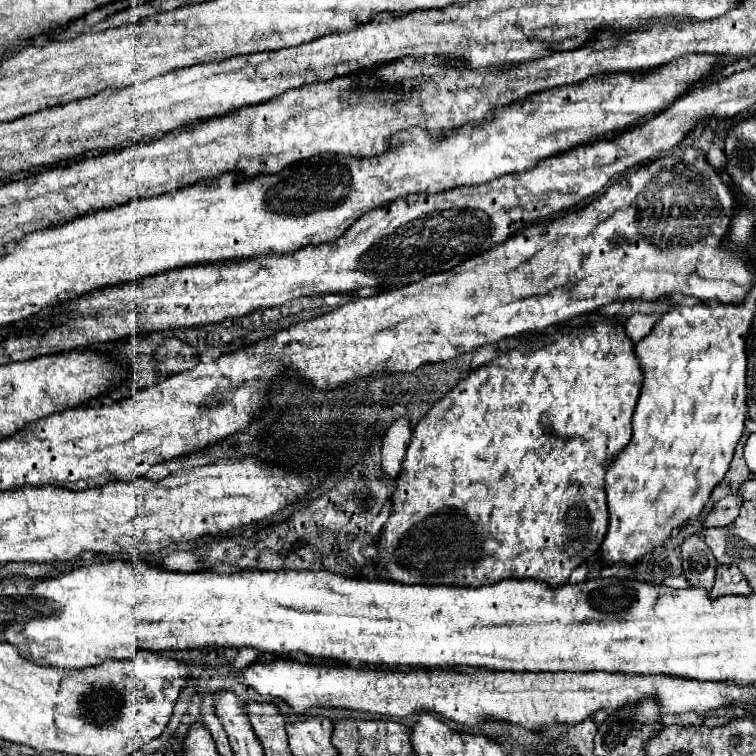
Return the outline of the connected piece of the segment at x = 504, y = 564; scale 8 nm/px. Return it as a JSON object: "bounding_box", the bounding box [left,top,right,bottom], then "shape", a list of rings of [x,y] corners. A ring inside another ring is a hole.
{"bounding_box":[374,318,642,588],"shape":[[[600,318],[592,324],[588,324],[586,328],[572,328],[568,332],[558,332],[556,334],[556,342],[544,346],[544,348],[538,348],[538,350],[526,350],[526,352],[519,353],[514,351],[512,353],[504,353],[506,357],[500,357],[502,353],[499,353],[497,358],[492,362],[492,370],[490,370],[490,364],[486,366],[480,366],[478,370],[470,372],[466,378],[462,378],[440,402],[436,402],[430,412],[416,424],[414,432],[412,432],[412,440],[406,448],[406,456],[404,456],[404,462],[402,462],[402,472],[398,474],[398,488],[396,492],[390,496],[392,500],[392,512],[390,512],[390,518],[388,522],[384,524],[382,528],[382,534],[376,542],[376,550],[378,550],[378,556],[374,558],[374,566],[376,566],[376,578],[380,578],[380,572],[386,572],[386,578],[388,580],[394,580],[394,582],[404,582],[404,584],[442,584],[442,586],[486,586],[486,584],[494,584],[498,582],[500,578],[532,578],[532,580],[540,580],[540,582],[546,582],[548,586],[556,588],[556,586],[562,586],[566,584],[570,572],[584,564],[586,560],[590,560],[596,550],[600,548],[602,540],[604,540],[604,534],[608,530],[608,510],[606,510],[606,492],[604,492],[604,474],[606,474],[606,464],[620,452],[624,450],[624,446],[630,442],[630,436],[632,436],[632,426],[630,426],[630,420],[632,420],[632,412],[634,412],[634,406],[638,402],[638,394],[640,394],[640,388],[642,388],[642,370],[638,366],[638,358],[634,354],[634,344],[632,340],[626,336],[624,332],[624,326],[618,324],[614,320],[608,320],[608,318]]]}

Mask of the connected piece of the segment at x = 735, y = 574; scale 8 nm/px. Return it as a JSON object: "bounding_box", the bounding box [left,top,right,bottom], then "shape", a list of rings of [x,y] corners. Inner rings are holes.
{"bounding_box":[710,564,752,598],"shape":[[[718,564],[716,580],[714,580],[714,586],[710,590],[710,598],[720,598],[726,594],[740,596],[740,594],[748,594],[748,592],[752,592],[752,588],[748,586],[748,582],[740,570],[734,570],[734,566]]]}

